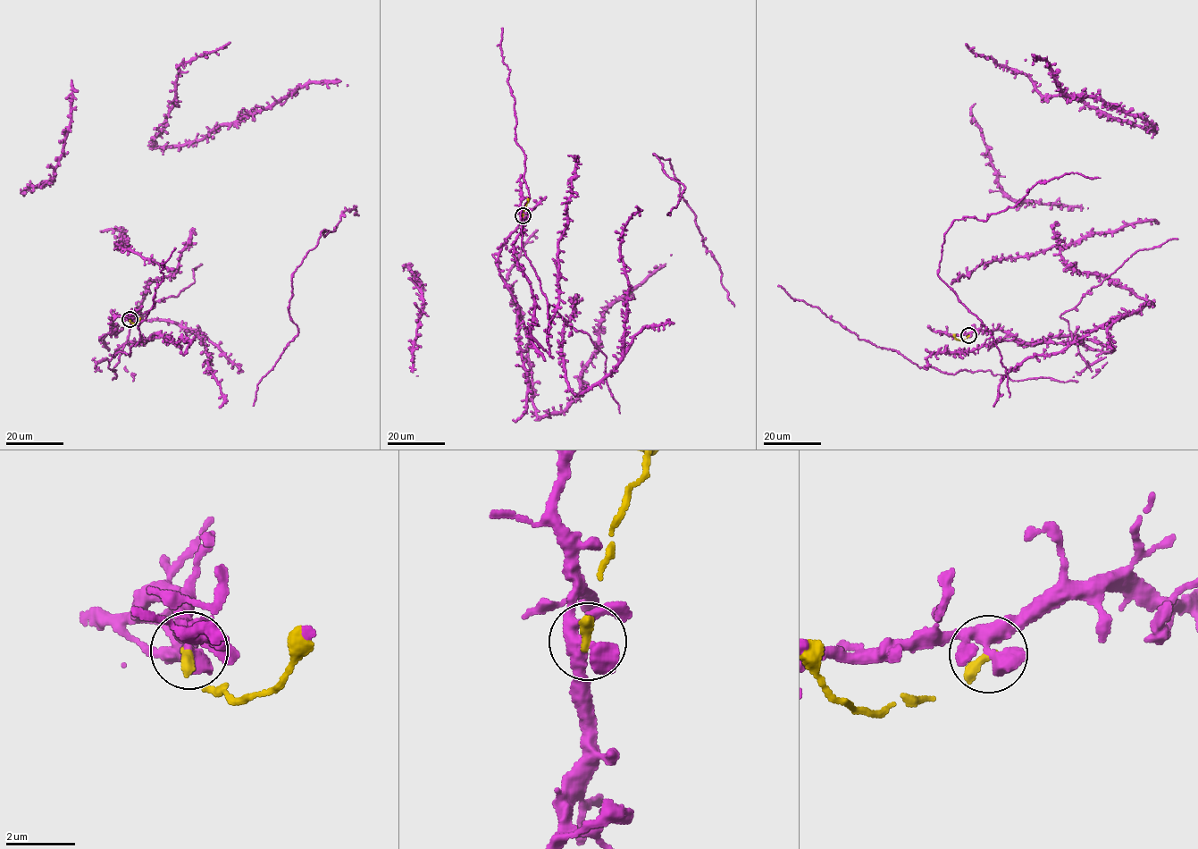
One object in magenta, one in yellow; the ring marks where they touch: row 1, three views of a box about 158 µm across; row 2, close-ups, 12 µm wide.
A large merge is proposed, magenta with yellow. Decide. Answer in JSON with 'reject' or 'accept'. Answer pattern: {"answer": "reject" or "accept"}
{"answer": "reject"}

